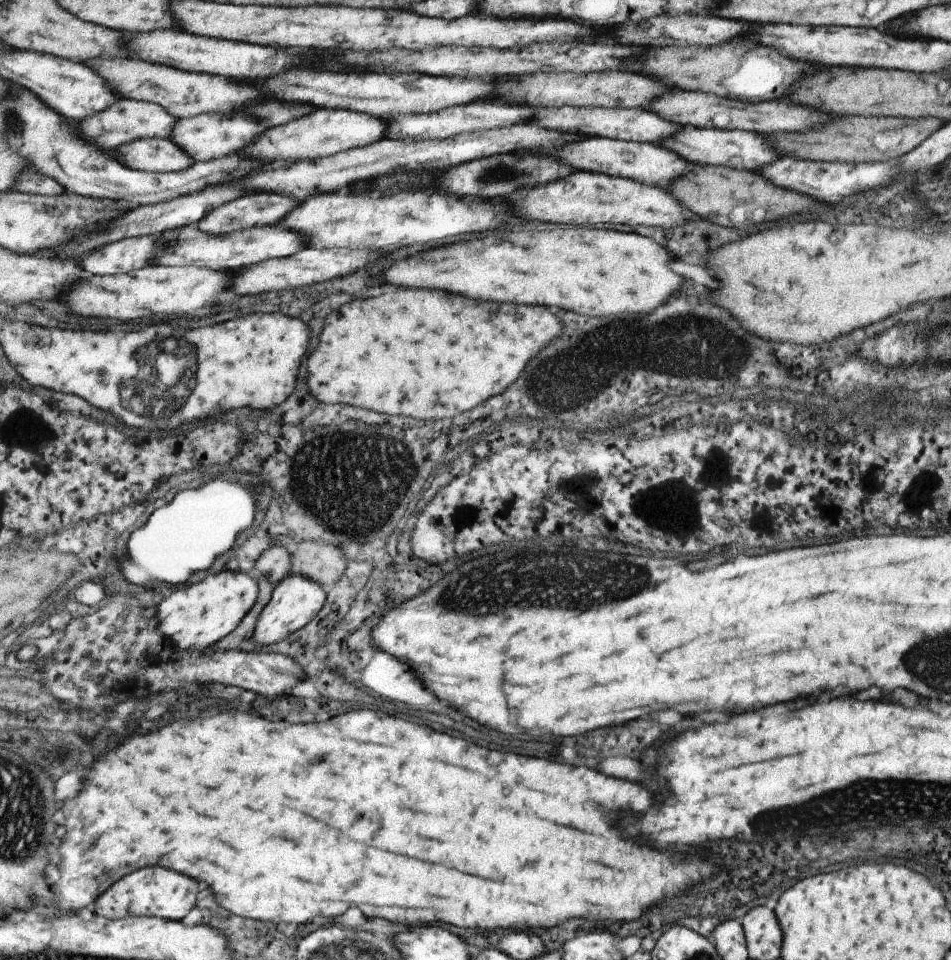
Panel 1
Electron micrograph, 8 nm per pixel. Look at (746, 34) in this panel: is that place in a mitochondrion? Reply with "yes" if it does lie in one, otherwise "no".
no

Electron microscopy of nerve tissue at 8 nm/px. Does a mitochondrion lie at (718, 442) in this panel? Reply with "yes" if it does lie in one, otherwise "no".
no

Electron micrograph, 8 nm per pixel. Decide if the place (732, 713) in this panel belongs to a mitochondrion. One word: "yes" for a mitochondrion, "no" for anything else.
no

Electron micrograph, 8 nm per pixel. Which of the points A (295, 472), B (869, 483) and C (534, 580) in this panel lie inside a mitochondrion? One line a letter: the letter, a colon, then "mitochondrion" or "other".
A: mitochondrion
B: other
C: mitochondrion

